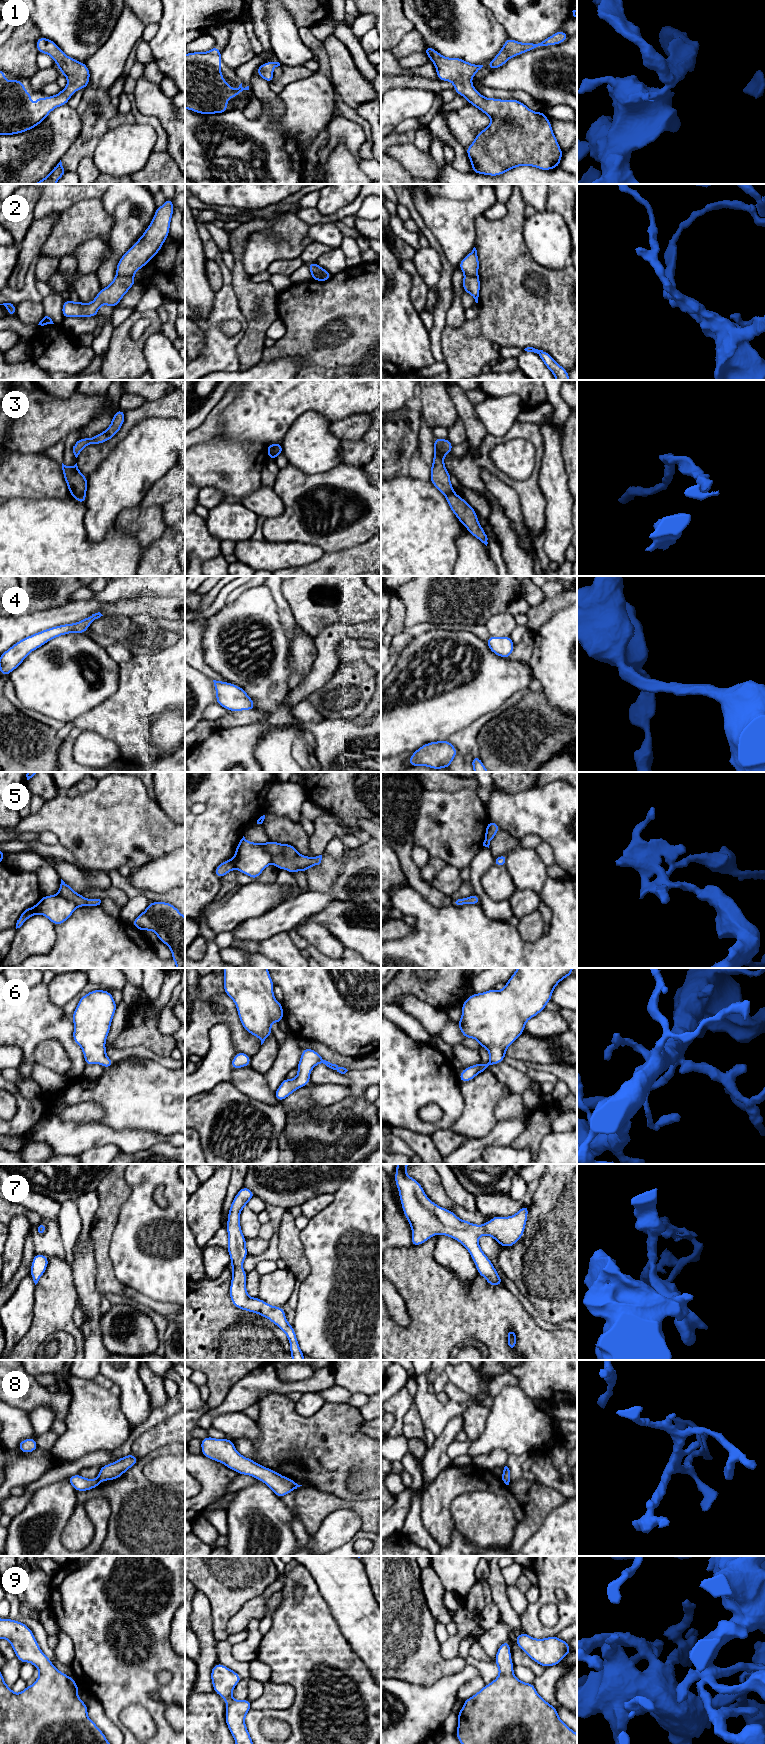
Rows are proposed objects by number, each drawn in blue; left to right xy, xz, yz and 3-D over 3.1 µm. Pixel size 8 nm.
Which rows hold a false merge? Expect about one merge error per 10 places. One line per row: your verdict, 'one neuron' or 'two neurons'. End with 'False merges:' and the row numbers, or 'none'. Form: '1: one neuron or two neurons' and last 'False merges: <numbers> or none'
1: one neuron
2: two neurons
3: one neuron
4: one neuron
5: one neuron
6: one neuron
7: one neuron
8: two neurons
9: one neuron
False merges: 2, 8

